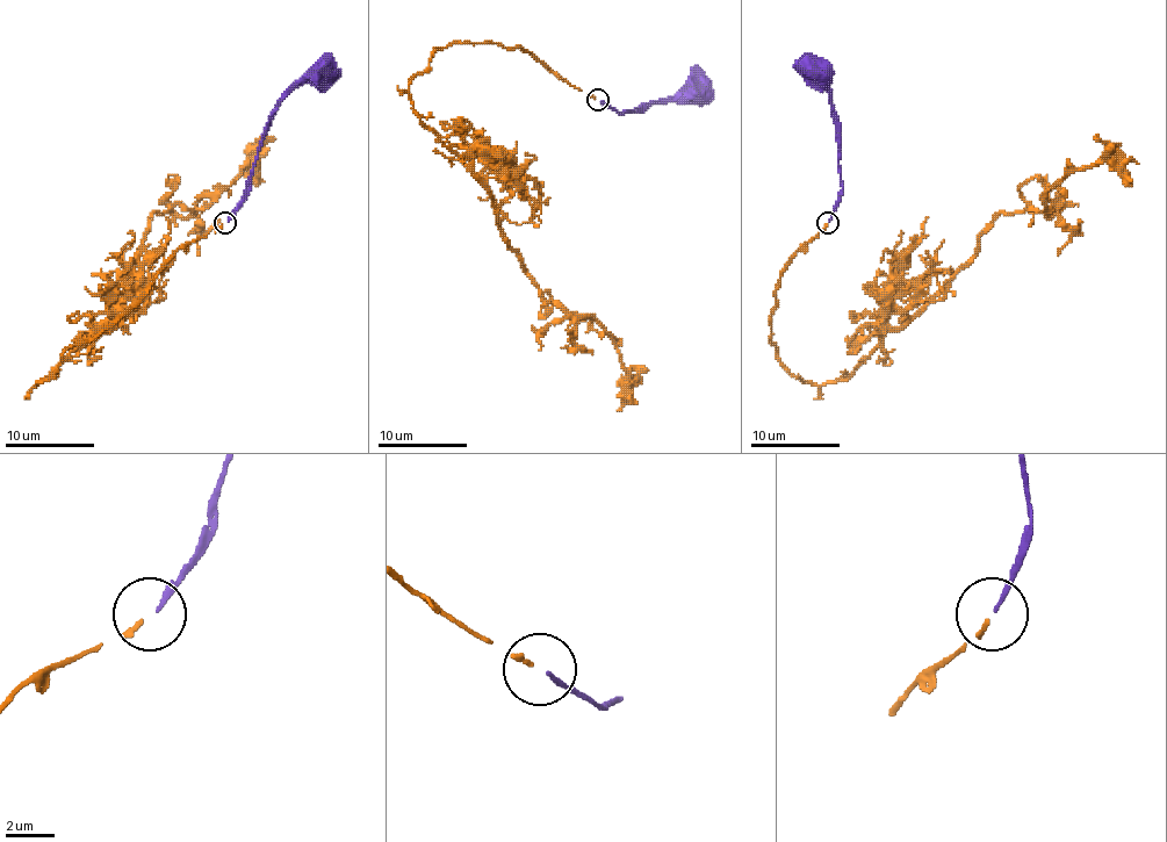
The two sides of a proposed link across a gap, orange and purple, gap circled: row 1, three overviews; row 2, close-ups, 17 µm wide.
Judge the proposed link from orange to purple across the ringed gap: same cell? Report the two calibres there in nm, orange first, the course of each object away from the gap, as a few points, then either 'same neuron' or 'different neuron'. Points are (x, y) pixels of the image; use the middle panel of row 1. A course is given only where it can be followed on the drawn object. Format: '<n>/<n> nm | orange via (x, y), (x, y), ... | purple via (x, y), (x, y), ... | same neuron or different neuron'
200/160 nm | orange via (595, 99), (496, 43), (438, 48), (409, 85), (539, 292), (590, 316), (634, 379), (628, 367) | purple via (602, 101), (619, 115), (643, 106), (693, 101), (699, 92) | same neuron

